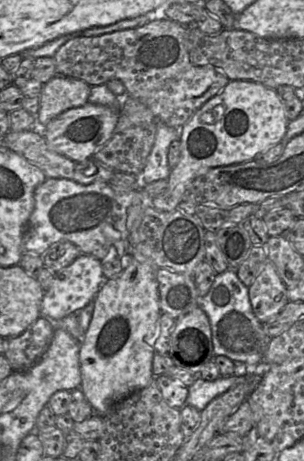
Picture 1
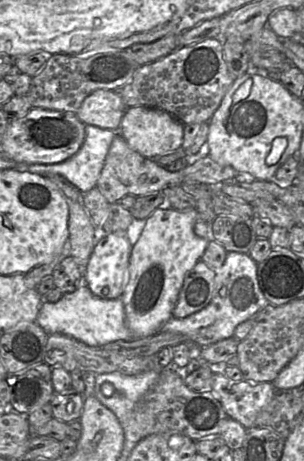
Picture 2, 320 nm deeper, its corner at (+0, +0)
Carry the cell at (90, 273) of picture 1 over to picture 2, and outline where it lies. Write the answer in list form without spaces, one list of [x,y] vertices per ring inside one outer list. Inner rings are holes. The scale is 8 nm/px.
[[[126,231],[107,233],[94,246],[83,270],[86,286],[102,299],[121,298],[132,244]]]

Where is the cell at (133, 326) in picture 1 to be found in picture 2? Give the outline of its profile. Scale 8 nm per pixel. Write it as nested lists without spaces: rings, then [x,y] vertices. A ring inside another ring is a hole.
[[[159,207],[146,219],[139,239],[132,246],[126,284],[121,296],[126,325],[133,338],[140,339],[157,333],[173,317],[184,277],[201,259],[211,239],[195,233],[198,220],[195,208],[176,210]]]

